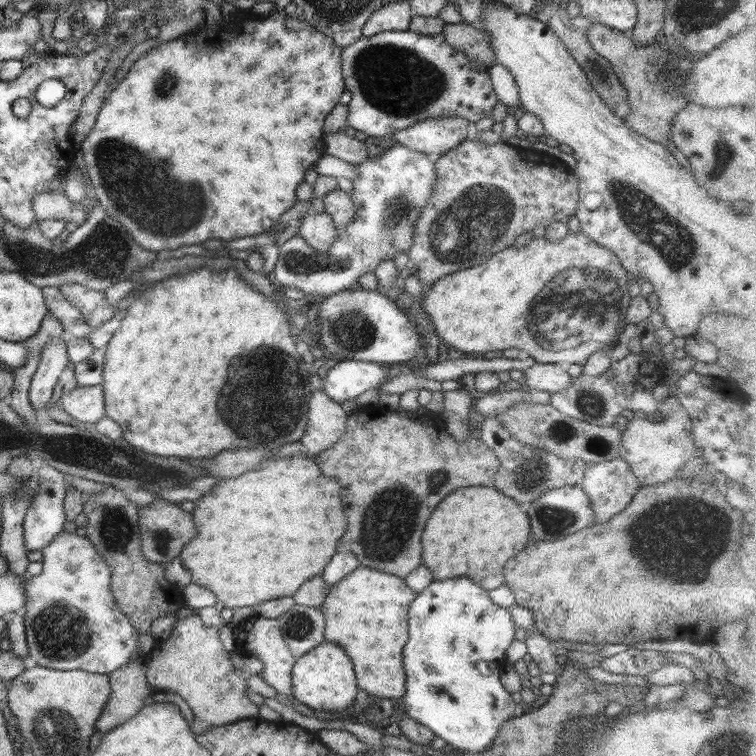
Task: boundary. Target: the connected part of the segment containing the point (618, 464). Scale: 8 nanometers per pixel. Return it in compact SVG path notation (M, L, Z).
M621 458L589 463L579 482L593 507L591 525L603 523L621 512L641 486Z

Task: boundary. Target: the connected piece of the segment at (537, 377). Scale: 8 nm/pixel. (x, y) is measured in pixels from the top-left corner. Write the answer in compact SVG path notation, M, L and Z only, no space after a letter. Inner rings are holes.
M533 363L522 371L523 383L530 389L548 392L550 395L571 386L572 378L557 364Z

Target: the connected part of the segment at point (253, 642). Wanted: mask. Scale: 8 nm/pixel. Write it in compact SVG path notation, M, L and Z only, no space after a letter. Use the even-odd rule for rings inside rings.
M249 618L251 624L250 630L236 630L235 638L238 644L238 650L243 654L253 655L263 663L263 669L259 674L267 686L277 691L277 696L290 698L292 695L291 670L295 658L290 654L285 642L283 642L277 619L257 619Z

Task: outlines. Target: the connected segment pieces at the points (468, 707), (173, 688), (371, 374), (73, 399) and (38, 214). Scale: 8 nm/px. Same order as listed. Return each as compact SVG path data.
M467 577L431 582L425 590L416 593L410 604L407 610L408 640L402 649L405 693L401 702L404 714L453 748L463 752L481 752L493 742L499 724L512 718L516 707L500 682L505 652L514 642L516 629L509 611L493 604L487 591Z
M197 614L176 619L173 630L167 642L156 642L151 658L146 658L146 681L153 693L167 692L180 696L191 709L195 724L191 723L191 732L195 728L207 730L214 726L231 724L234 721L255 717L258 714L257 705L252 704L244 692L247 688L246 675L241 669L235 668L229 660L229 654L223 649L218 638L219 630L201 623Z
M338 360L322 379L322 392L338 403L352 400L371 388L381 388L388 380L385 379L387 371L389 366L386 369L375 362Z
M100 384L95 386L74 387L68 393L63 392L59 399L63 412L71 418L88 426L94 425L105 416L103 390Z
M41 192L41 194L35 194L31 201L33 215L37 222L39 220L58 220L81 224L88 216L84 207L80 204L72 204L65 193Z

